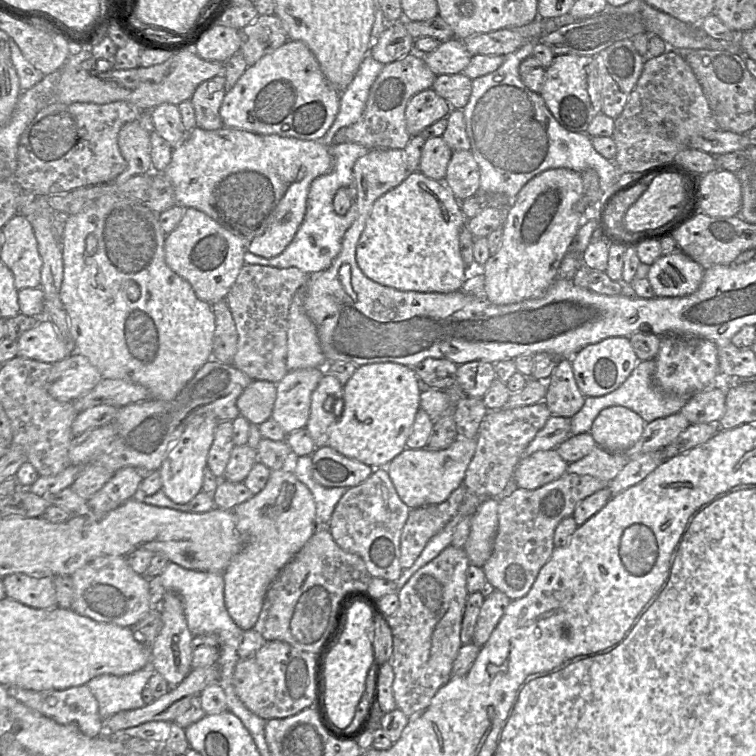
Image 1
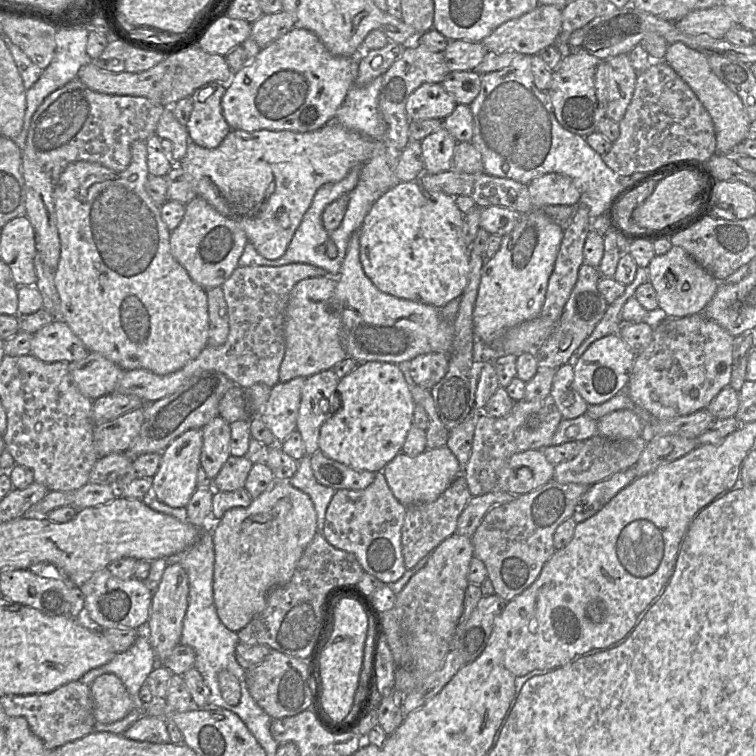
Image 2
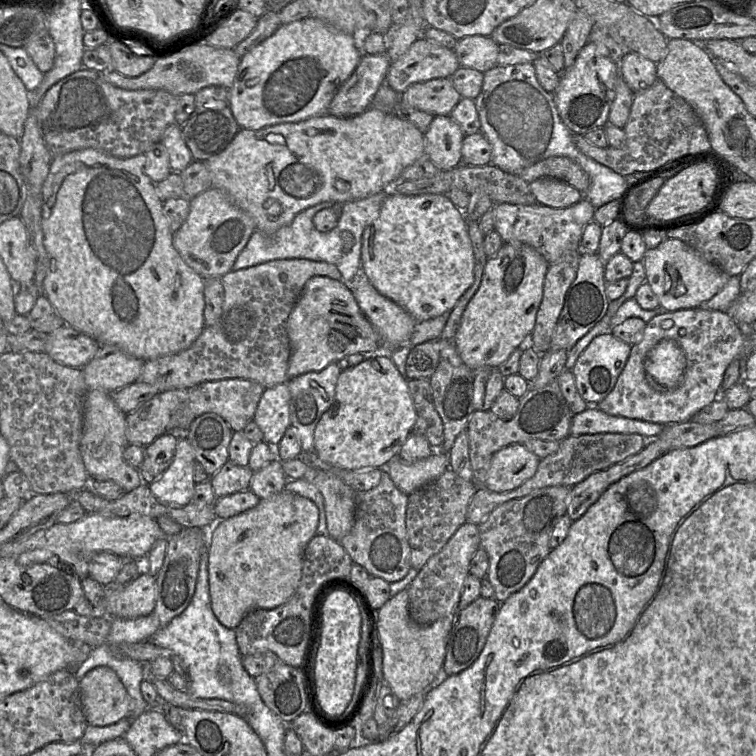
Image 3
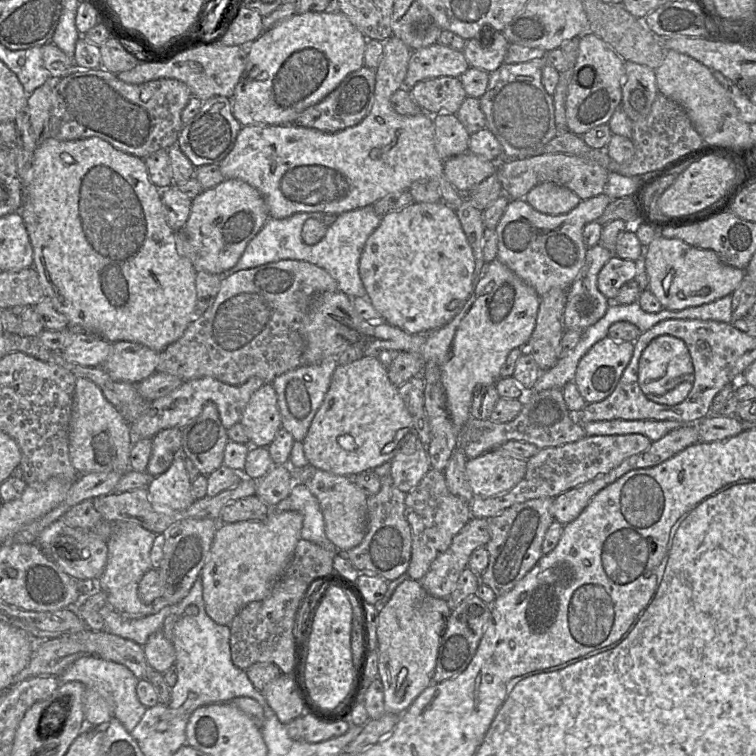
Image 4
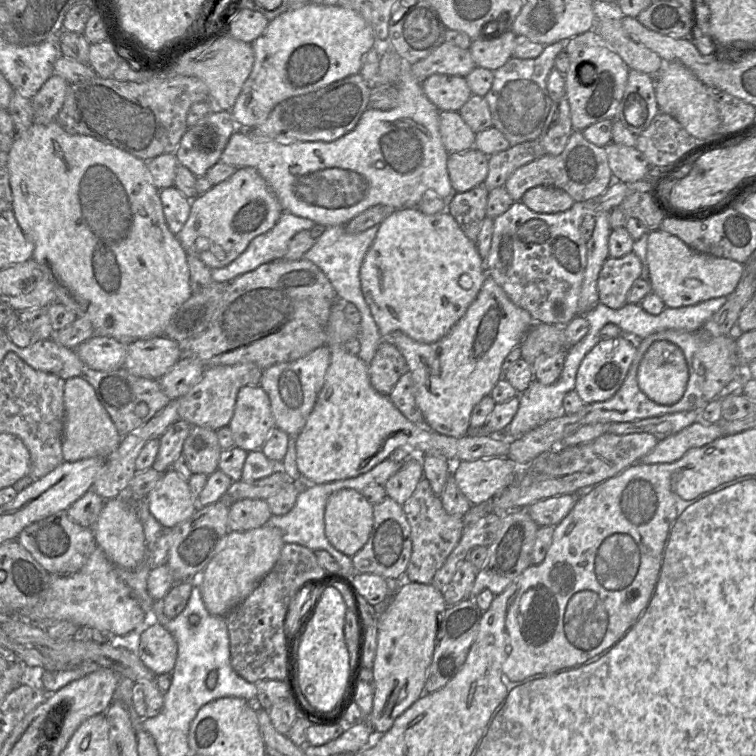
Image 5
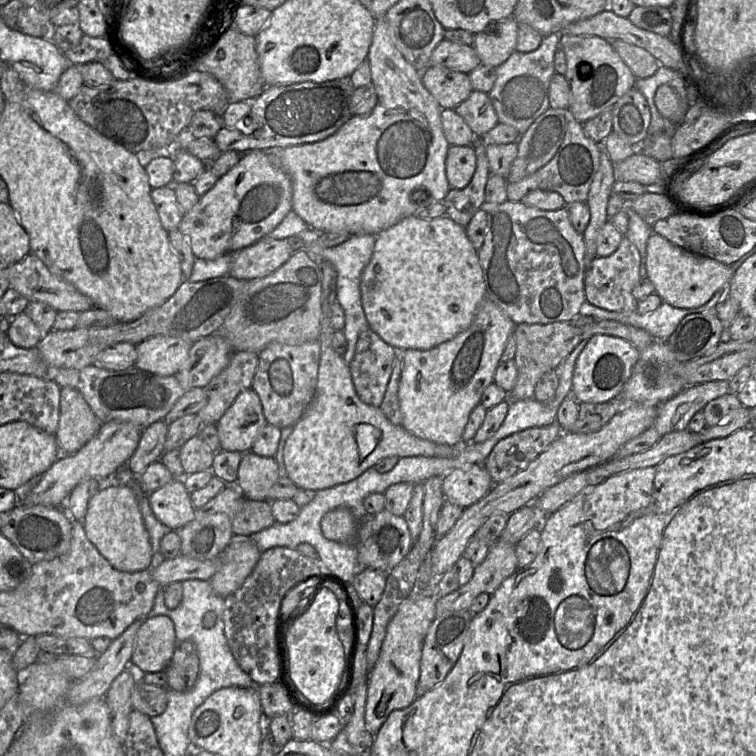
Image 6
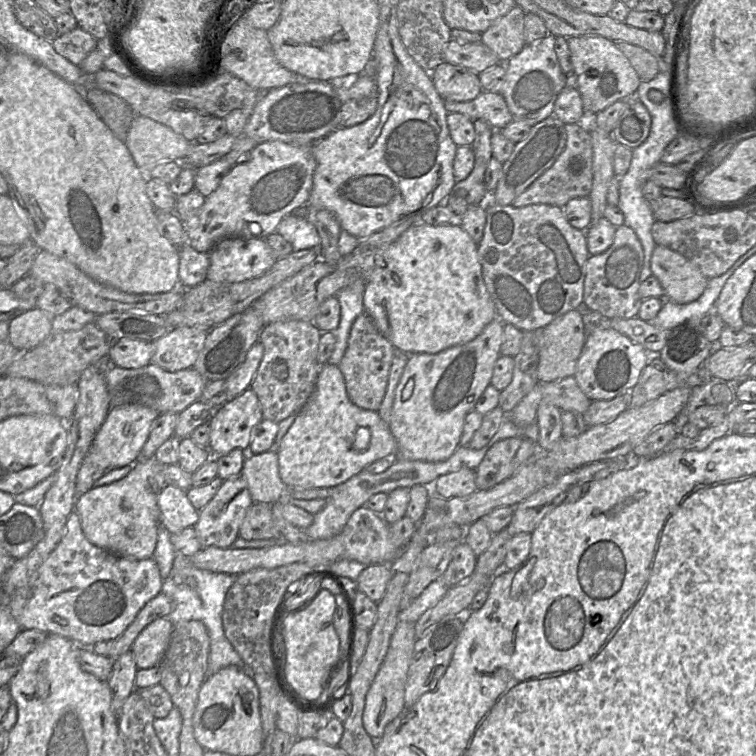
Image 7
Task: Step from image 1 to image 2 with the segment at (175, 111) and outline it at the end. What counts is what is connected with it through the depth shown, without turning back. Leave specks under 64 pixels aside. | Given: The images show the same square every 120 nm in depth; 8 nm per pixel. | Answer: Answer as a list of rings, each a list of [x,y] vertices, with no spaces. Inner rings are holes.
[[[165,107],[155,134],[160,139],[168,140],[169,157],[173,163],[179,163],[186,154],[190,140],[186,126],[176,119],[172,107]]]

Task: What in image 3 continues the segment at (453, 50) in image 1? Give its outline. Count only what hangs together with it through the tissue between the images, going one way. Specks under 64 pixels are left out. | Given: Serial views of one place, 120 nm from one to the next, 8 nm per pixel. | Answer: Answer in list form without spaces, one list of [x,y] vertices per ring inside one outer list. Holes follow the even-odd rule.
[[[466,36],[458,40],[453,50],[462,67],[484,73],[497,65],[499,44],[490,36]]]

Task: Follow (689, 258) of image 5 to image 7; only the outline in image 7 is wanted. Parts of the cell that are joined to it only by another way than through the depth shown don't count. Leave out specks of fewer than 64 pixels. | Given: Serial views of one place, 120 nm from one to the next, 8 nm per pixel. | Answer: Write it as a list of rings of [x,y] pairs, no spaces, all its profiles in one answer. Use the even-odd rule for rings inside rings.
[[[656,245],[653,250],[650,269],[664,290],[664,299],[677,304],[697,300],[709,281],[695,264],[660,245]]]

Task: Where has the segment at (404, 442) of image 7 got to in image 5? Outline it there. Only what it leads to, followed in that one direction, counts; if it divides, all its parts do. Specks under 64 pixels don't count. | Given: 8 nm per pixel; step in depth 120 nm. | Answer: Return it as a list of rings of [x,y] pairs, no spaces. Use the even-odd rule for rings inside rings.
[[[489,276],[476,299],[449,333],[437,342],[424,344],[403,333],[388,338],[404,356],[414,383],[416,404],[425,424],[433,431],[454,438],[470,432],[474,406],[489,395],[502,378],[502,364],[515,346],[520,346],[534,320],[516,306]]]

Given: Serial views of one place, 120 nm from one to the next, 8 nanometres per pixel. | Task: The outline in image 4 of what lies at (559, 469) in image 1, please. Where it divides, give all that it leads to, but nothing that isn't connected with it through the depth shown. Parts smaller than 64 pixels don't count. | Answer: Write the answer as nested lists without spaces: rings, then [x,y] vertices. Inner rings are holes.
[[[492,450],[466,462],[466,473],[475,496],[491,497],[509,491],[525,476],[527,460]]]

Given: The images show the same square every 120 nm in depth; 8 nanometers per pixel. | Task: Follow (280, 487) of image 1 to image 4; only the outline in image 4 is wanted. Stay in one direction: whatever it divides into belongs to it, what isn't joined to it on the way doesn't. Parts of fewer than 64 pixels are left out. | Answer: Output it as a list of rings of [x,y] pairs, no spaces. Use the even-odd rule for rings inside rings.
[[[297,511],[272,512],[264,520],[220,523],[201,572],[203,599],[207,615],[219,625],[229,626],[247,604],[270,596],[275,583],[292,561],[295,547],[301,539],[303,515]]]

